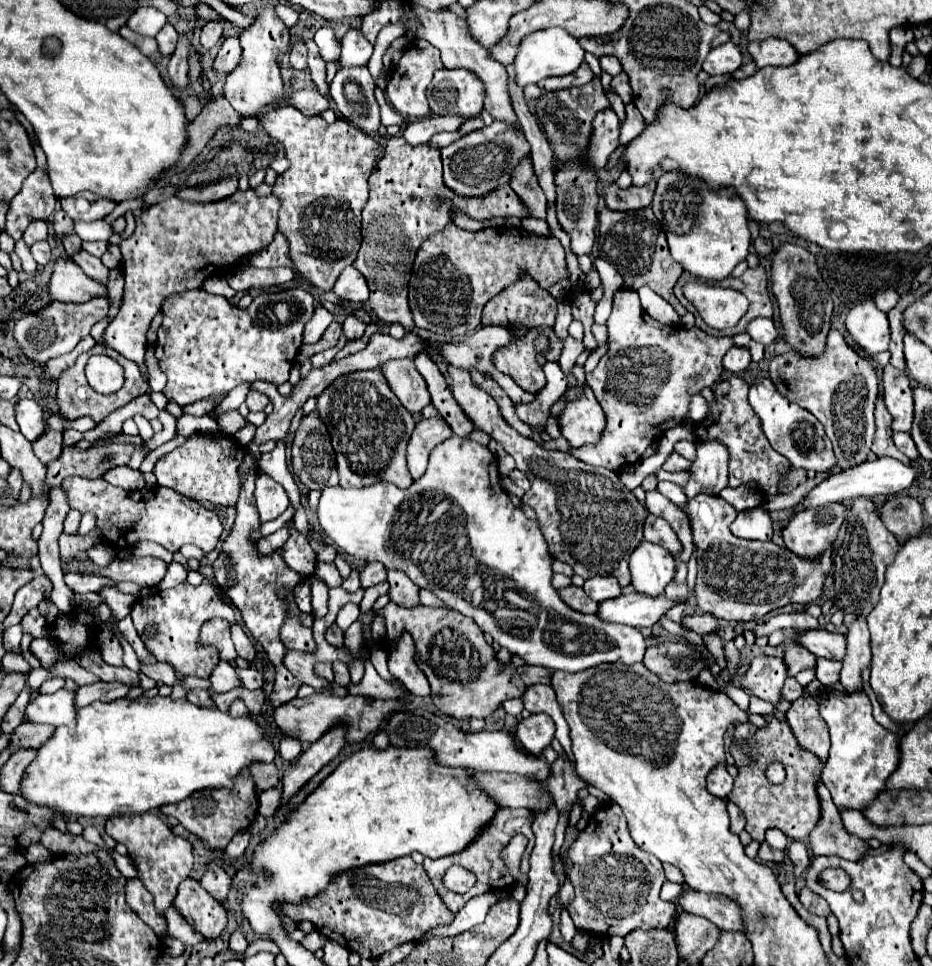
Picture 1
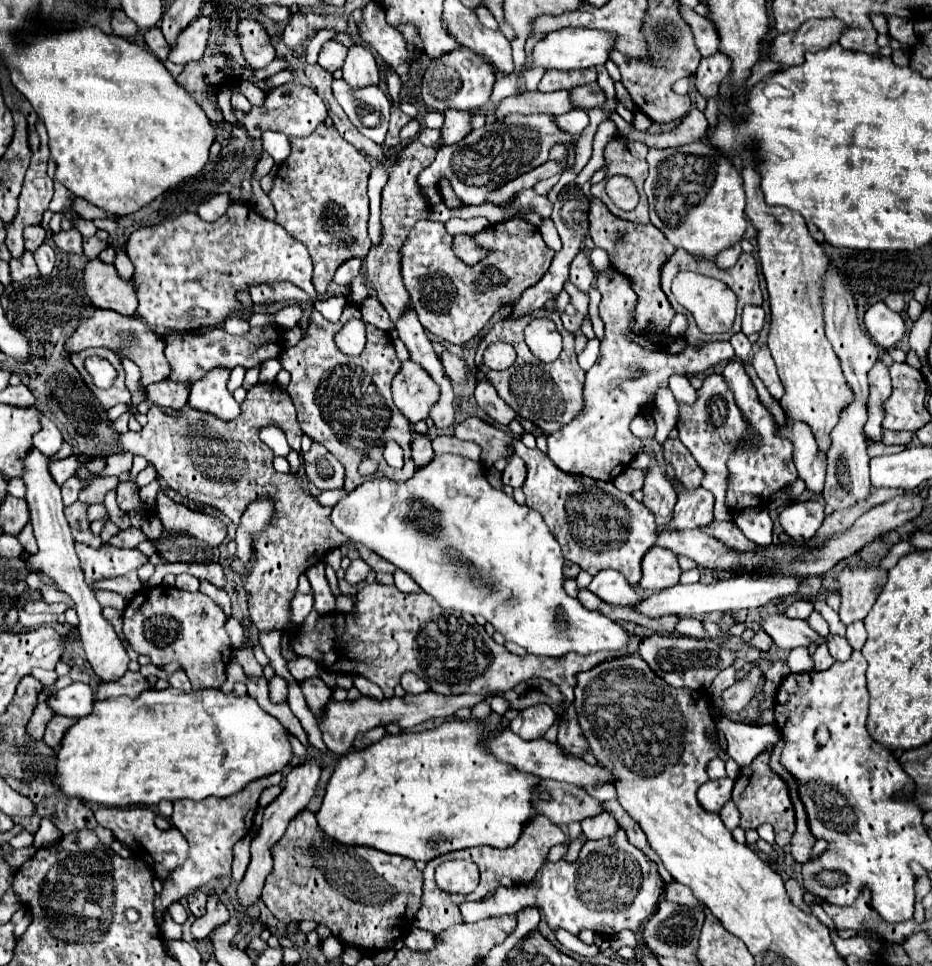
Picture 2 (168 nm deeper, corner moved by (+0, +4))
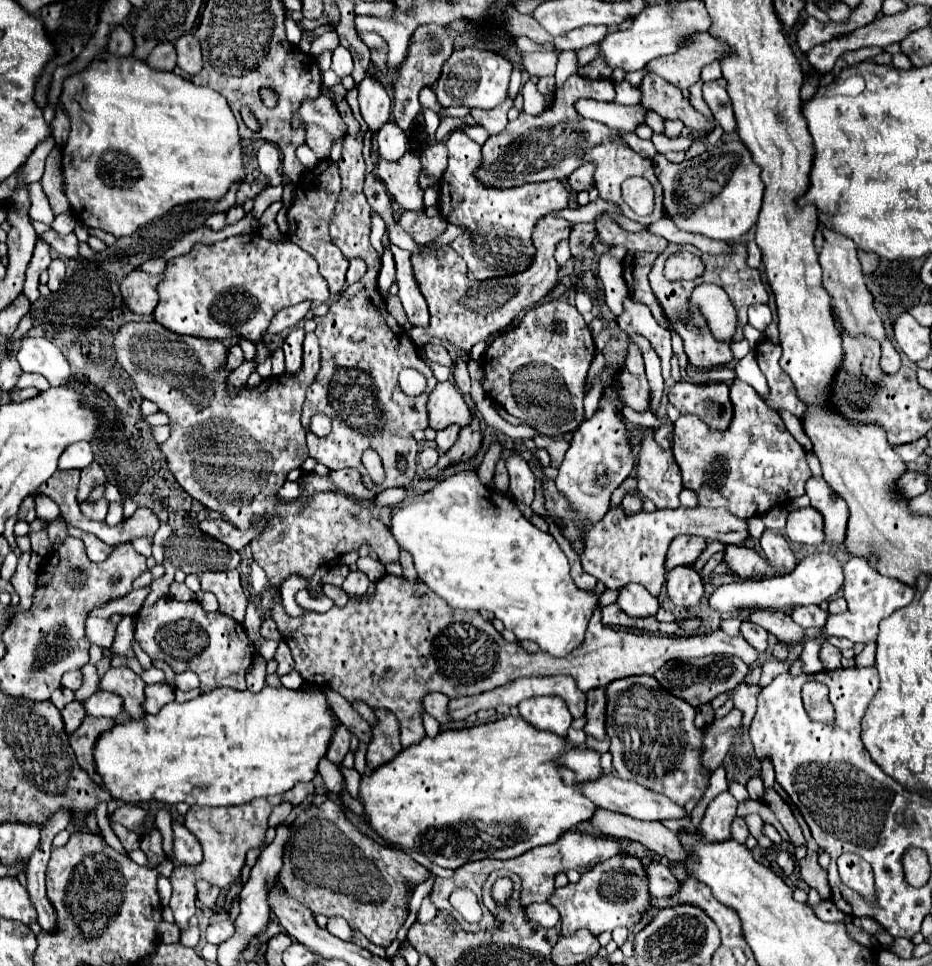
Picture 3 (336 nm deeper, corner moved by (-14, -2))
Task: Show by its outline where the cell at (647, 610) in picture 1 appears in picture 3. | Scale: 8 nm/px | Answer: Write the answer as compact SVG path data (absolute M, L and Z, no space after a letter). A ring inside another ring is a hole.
M813 553L799 561L793 573L783 577L771 579L747 579L747 581L733 581L727 585L717 587L709 597L707 605L719 613L739 613L739 611L757 611L757 609L779 609L791 611L803 605L819 605L831 599L839 587L843 585L843 567L841 563L829 553Z

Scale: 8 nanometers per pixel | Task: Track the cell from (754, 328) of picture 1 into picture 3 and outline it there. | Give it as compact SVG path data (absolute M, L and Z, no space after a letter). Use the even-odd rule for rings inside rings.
M755 305L749 311L749 325L759 329L759 331L765 331L767 325L771 323L771 319L773 319L773 315L771 315L771 309L767 305Z

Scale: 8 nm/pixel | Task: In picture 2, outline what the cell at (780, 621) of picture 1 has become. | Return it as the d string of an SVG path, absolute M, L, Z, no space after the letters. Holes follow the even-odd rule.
M797 599L785 609L785 615L789 619L807 619L811 613L813 613L813 603L805 599Z

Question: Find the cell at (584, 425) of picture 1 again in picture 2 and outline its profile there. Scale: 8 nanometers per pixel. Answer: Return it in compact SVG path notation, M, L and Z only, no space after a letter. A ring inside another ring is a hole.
M543 307L543 309L537 309L537 311L531 311L531 313L523 315L521 319L499 319L481 337L481 341L477 345L475 363L485 373L487 381L497 389L497 395L519 417L533 421L543 433L553 433L553 431L561 429L563 425L567 425L569 421L573 421L579 415L579 411L583 409L583 381L585 381L585 371L577 365L577 355L575 355L575 347L573 347L573 333L565 331L565 327L561 325L561 319L559 319L559 313L557 311L547 313L547 309ZM539 315L549 315L557 323L557 329L559 329L559 333L563 337L563 351L561 351L561 355L553 363L543 363L543 361L535 359L535 355L529 351L529 347L523 341L523 329L525 329L525 325L531 321L531 317L539 317ZM497 341L509 343L517 351L515 363L509 369L505 369L505 371L491 371L481 361L483 349L489 347L491 343L497 343Z

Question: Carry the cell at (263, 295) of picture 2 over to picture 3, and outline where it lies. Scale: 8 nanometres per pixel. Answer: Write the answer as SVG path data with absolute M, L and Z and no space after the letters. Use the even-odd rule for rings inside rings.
M303 301L303 303L297 303L297 305L291 305L291 307L285 307L285 309L281 309L275 317L273 317L273 321L271 321L271 325L269 325L269 333L281 333L283 329L289 329L289 327L293 327L295 323L299 323L305 315L307 315L307 311L311 309L311 301Z

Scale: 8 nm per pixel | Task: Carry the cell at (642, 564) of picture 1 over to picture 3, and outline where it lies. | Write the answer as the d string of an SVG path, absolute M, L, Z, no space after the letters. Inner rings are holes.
M677 565L667 571L667 595L675 605L681 607L695 607L705 597L703 581L699 573L689 565Z

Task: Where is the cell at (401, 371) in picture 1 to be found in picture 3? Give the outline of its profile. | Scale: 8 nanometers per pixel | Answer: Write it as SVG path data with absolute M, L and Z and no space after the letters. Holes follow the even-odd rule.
M453 381L437 383L427 401L429 427L439 431L451 423L467 425L471 421L471 411L463 399L463 395L455 389Z

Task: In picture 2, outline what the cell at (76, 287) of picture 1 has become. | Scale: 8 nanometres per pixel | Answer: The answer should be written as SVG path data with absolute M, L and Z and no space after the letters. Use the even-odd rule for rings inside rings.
M93 259L85 267L85 283L87 297L95 307L113 309L121 315L135 315L137 311L137 295L133 281L125 281L117 275L117 269L101 259Z

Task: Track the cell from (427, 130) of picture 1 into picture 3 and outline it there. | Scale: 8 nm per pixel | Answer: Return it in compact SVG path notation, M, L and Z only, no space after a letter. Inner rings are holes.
M579 99L575 111L585 119L595 119L605 123L609 129L633 131L639 123L645 121L645 107L641 105L617 105L595 99Z

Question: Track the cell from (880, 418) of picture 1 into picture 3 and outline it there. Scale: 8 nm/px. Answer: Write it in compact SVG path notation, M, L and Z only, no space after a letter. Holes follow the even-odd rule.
M883 341L883 345L881 345L881 351L883 351L883 355L881 355L881 369L887 373L887 375L893 375L893 373L897 373L899 371L899 367L901 367L901 357L899 357L899 353L895 351L895 347L891 345L891 341Z

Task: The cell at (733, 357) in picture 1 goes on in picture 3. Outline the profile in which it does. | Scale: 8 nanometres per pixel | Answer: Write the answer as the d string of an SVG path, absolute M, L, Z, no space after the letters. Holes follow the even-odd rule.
M739 379L733 381L731 403L735 407L735 421L731 425L731 429L723 435L709 433L707 425L695 415L681 415L675 421L673 455L675 455L675 461L679 463L679 469L683 475L683 485L693 489L699 495L699 505L723 507L737 517L751 519L757 515L765 515L775 505L789 503L789 499L793 499L793 497L801 497L805 493L805 481L811 477L811 471L805 461L805 449L787 431L779 413L769 409L763 403L761 395L749 383L739 381Z

